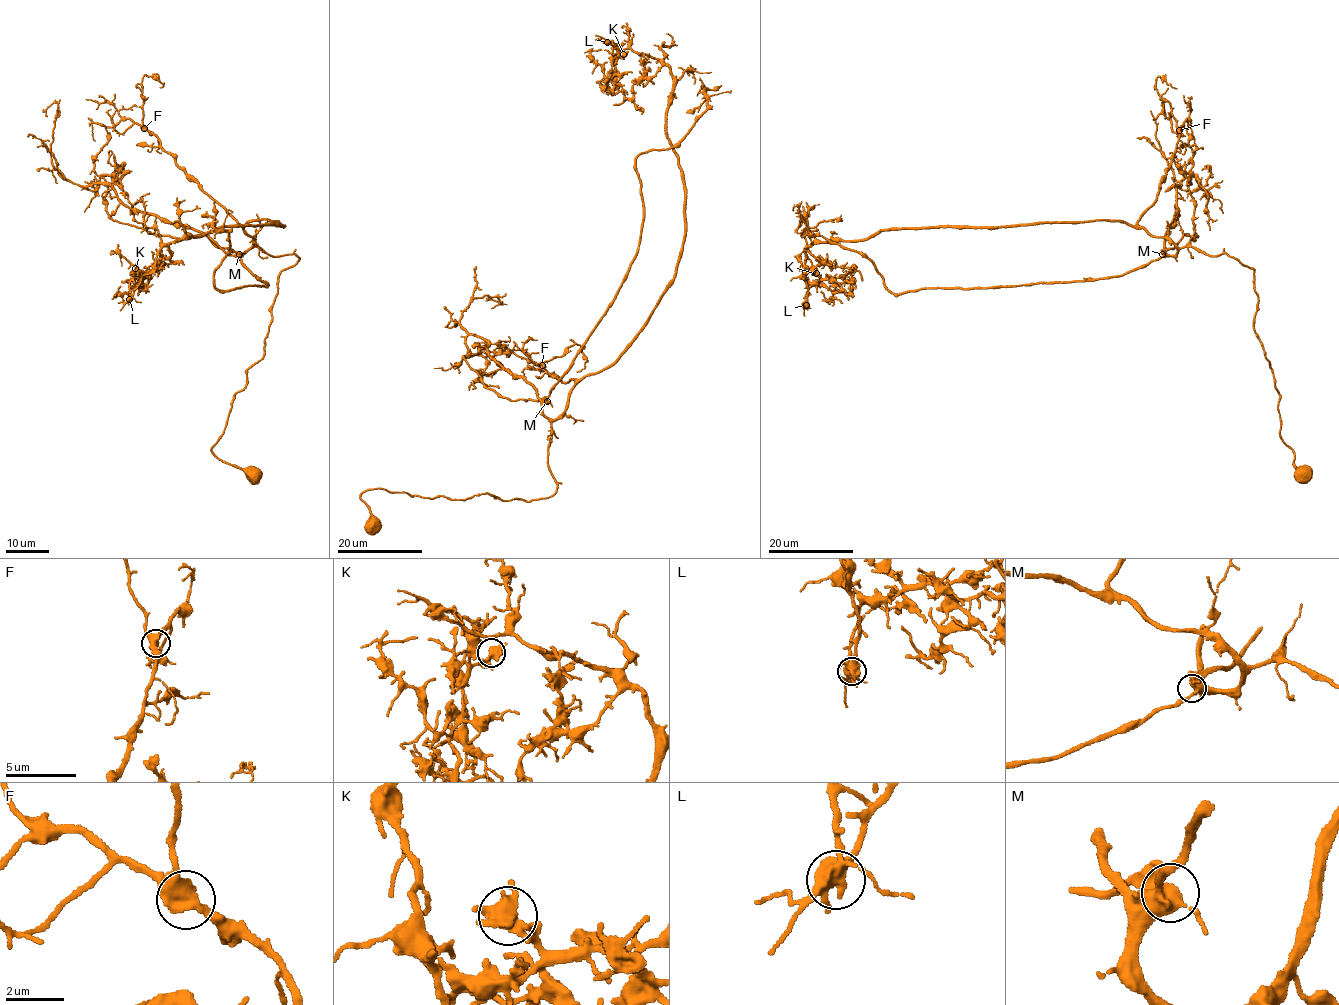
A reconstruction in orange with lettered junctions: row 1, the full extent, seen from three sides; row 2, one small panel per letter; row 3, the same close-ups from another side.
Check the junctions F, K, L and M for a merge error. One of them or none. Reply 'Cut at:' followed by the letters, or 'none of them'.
Cut at: L

